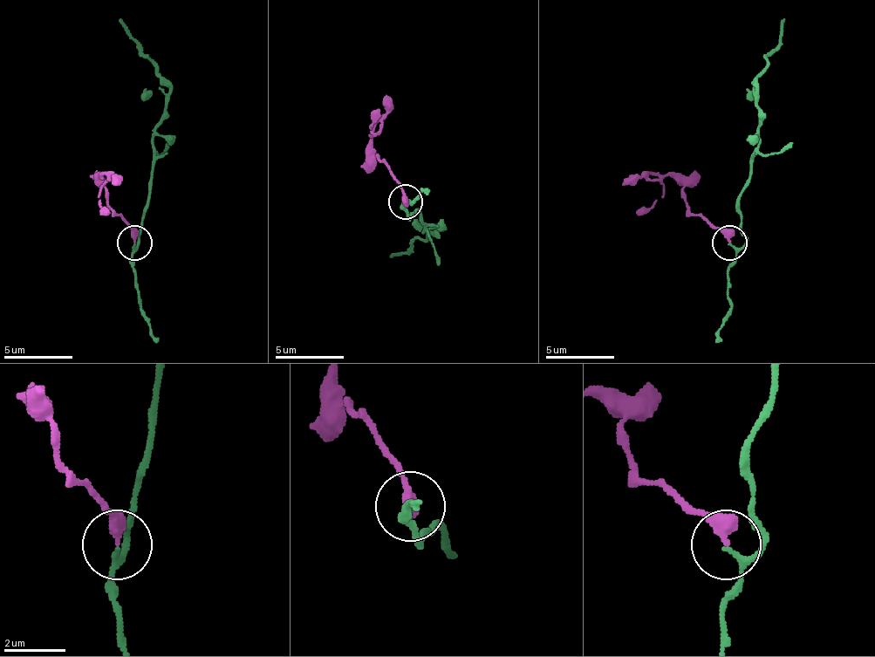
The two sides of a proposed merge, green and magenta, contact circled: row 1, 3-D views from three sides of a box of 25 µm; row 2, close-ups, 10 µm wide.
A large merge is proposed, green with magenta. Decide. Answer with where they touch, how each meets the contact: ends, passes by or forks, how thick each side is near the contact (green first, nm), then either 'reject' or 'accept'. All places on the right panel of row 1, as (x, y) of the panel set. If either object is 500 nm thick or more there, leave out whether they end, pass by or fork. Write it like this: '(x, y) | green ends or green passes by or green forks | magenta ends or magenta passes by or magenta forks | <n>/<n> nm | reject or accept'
(729, 242) | green passes by | magenta ends | 150/420 nm | accept

